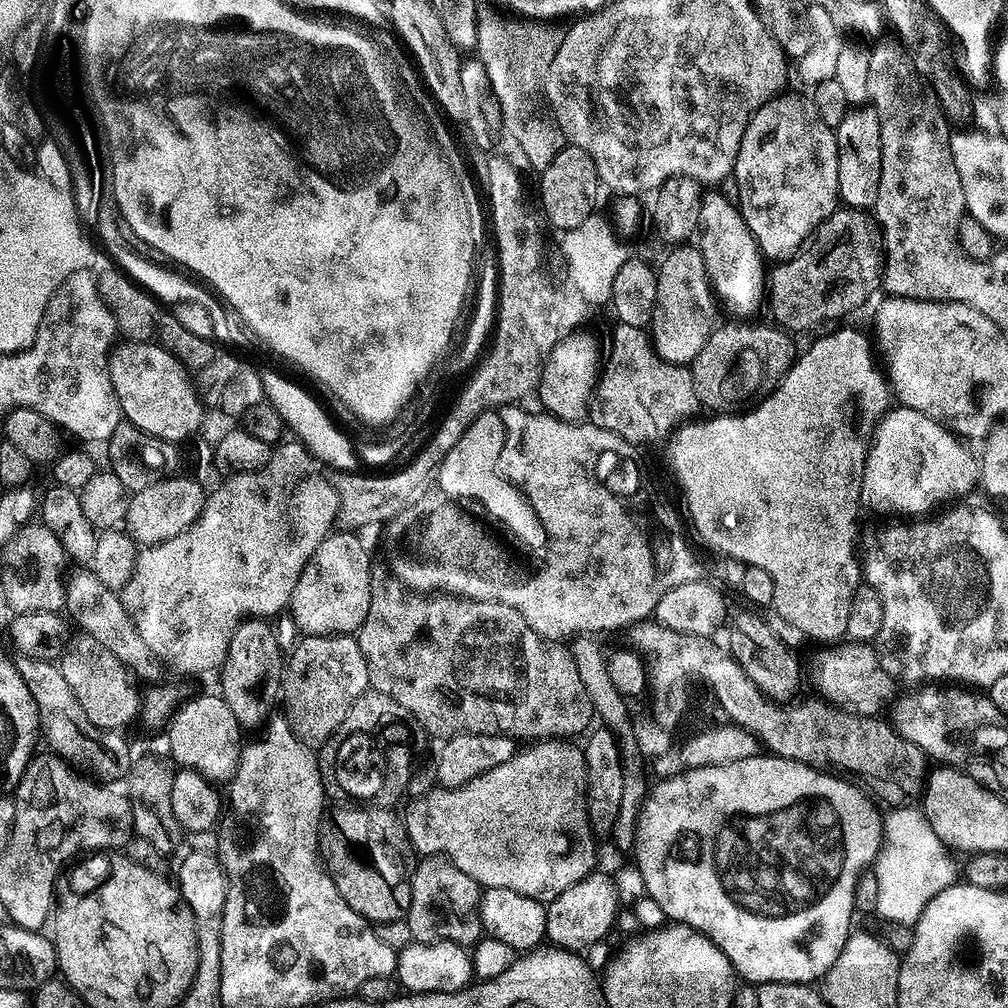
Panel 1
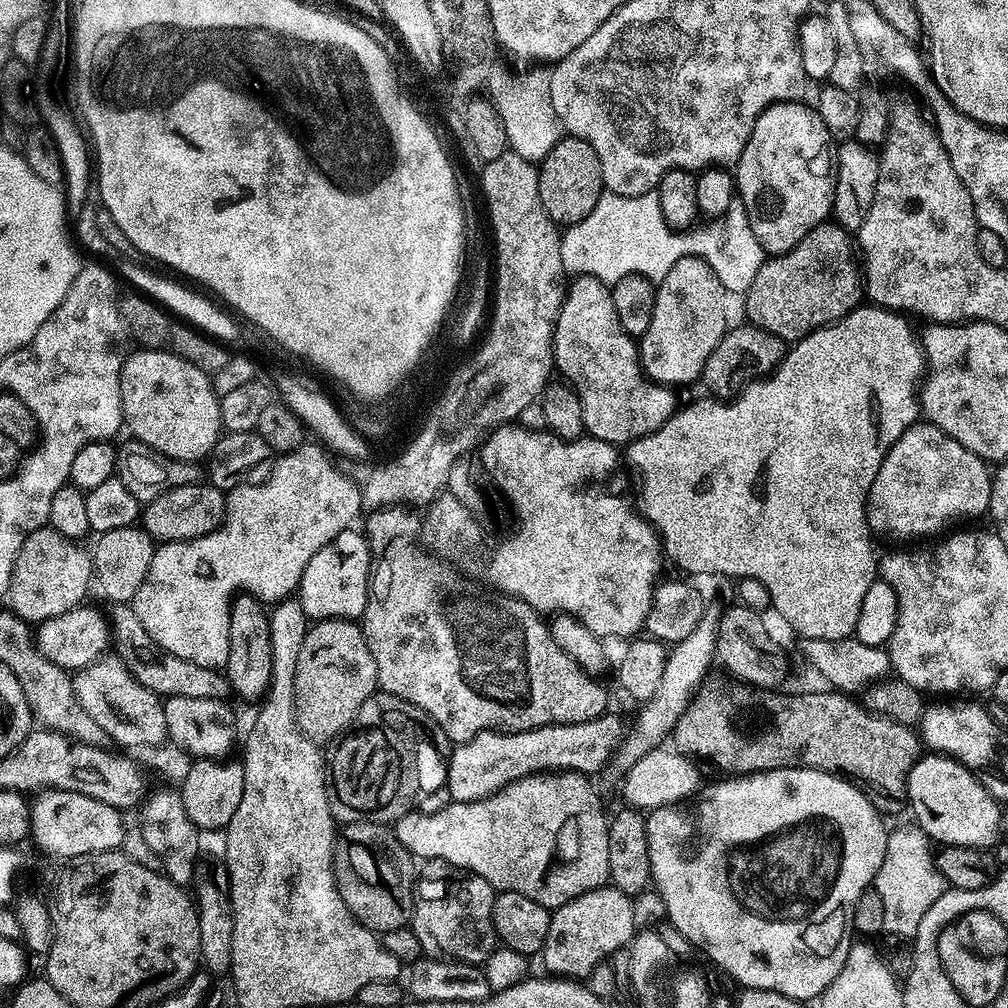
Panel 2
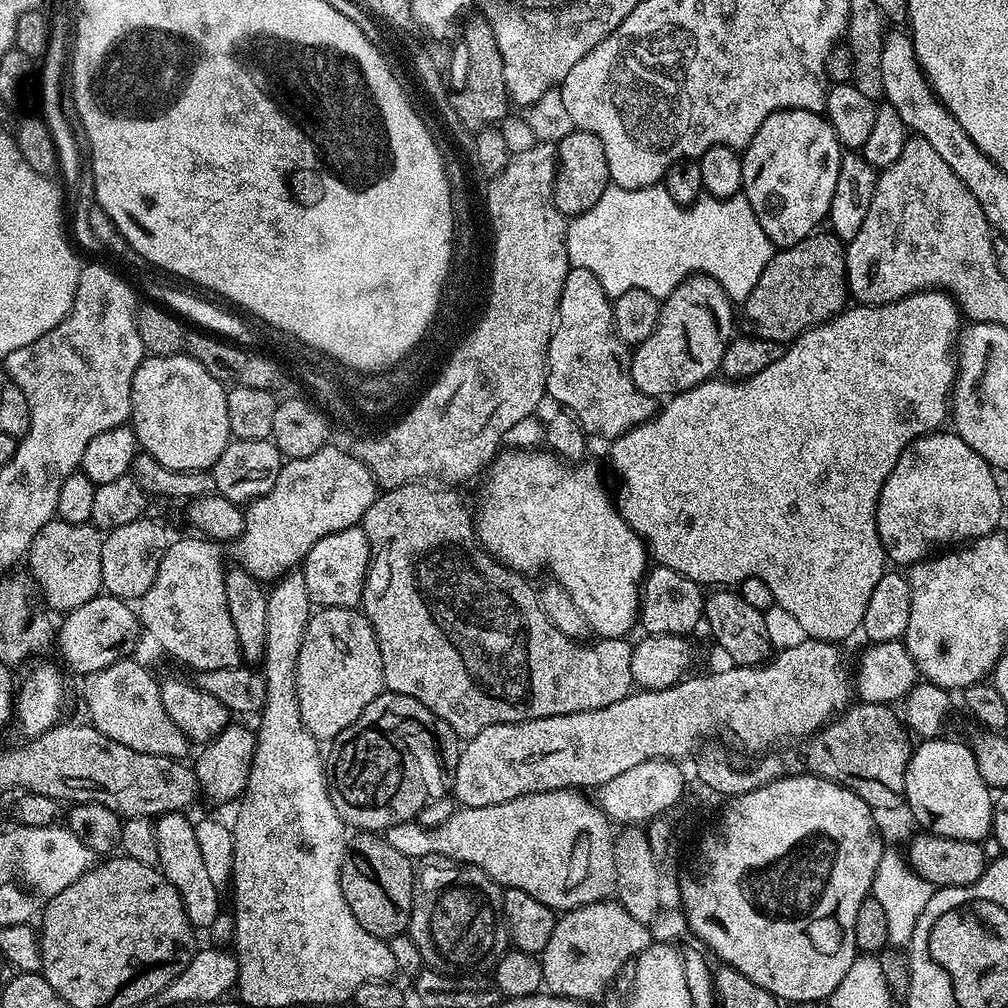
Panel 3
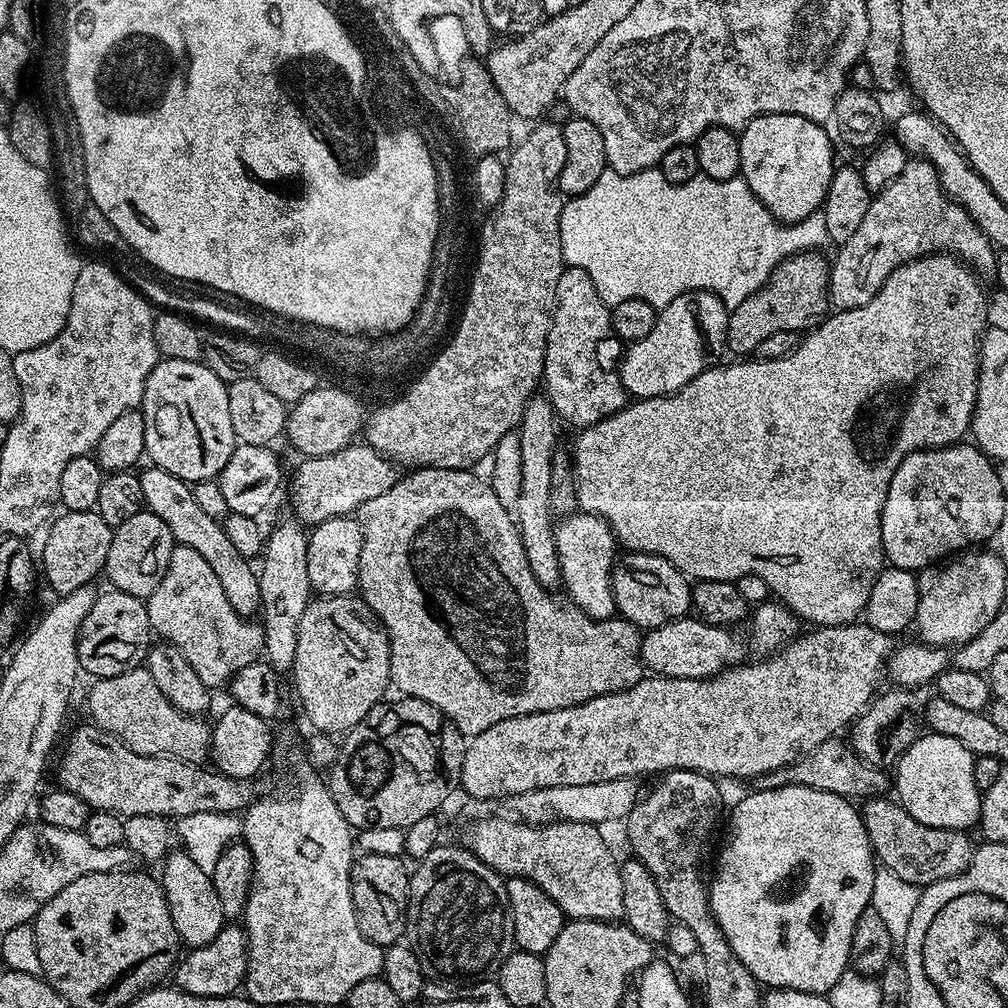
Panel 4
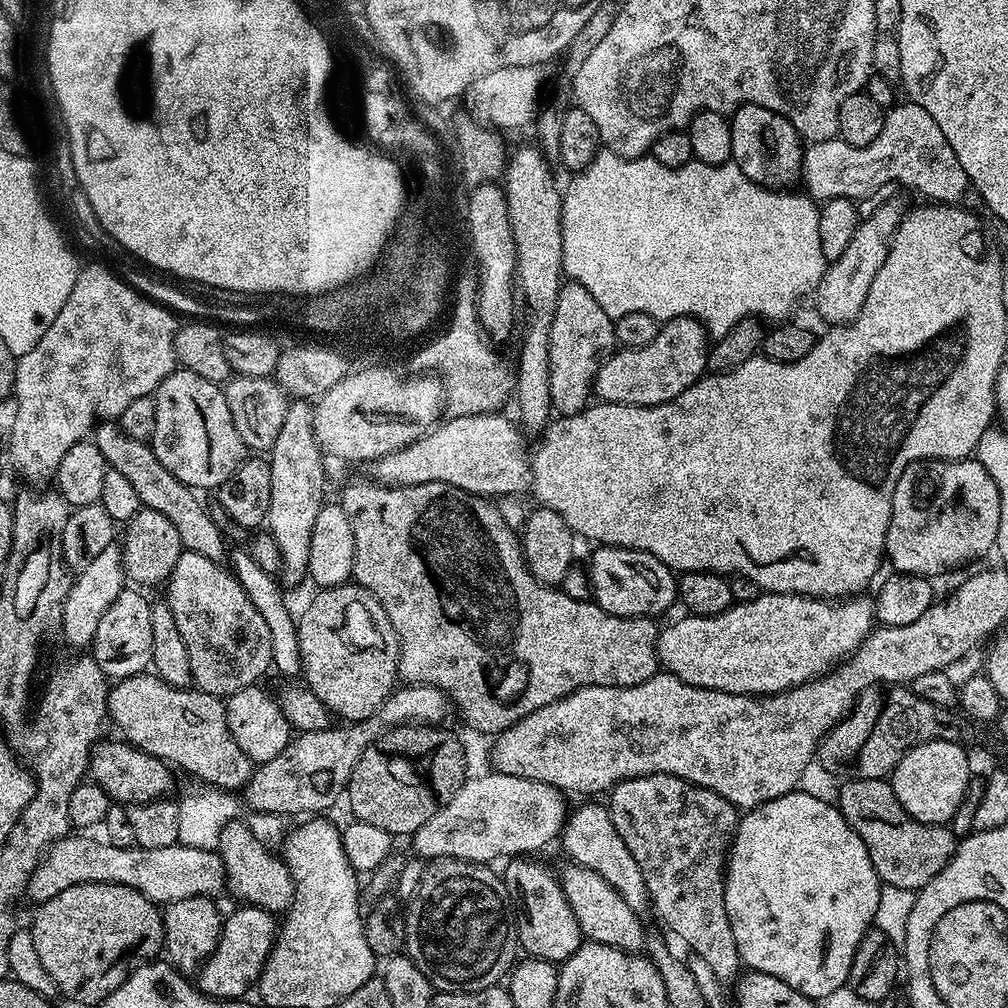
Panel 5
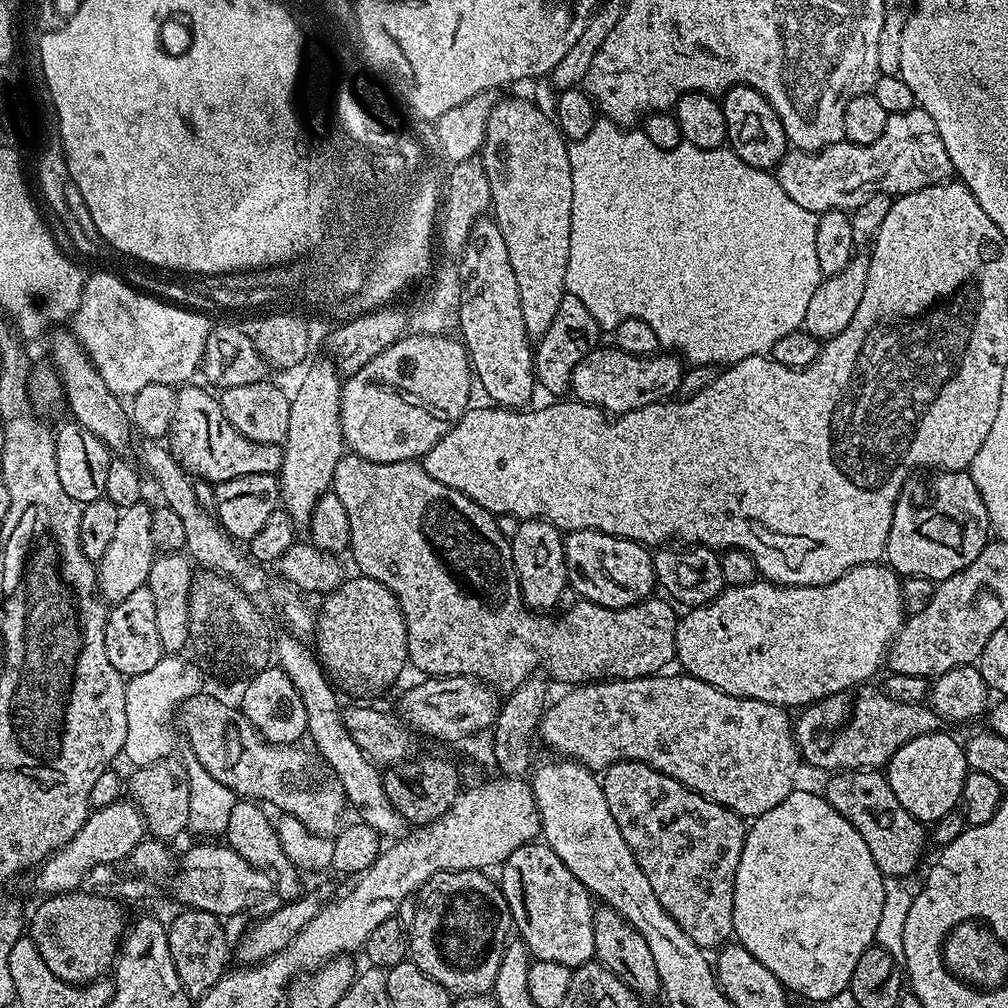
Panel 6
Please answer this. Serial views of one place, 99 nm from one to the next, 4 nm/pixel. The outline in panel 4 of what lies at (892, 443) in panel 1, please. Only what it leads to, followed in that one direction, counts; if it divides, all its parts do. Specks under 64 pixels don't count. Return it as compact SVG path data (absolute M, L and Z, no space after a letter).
M957 442L947 444L944 448L923 448L911 452L906 458L902 458L898 470L894 470L894 478L890 478L888 483L880 523L885 561L893 568L931 568L953 554L971 549L971 544L980 546L983 545L980 544L983 540L991 541L1000 528L1005 510L1006 498L1002 494L1002 482L997 465L985 456L975 443Z

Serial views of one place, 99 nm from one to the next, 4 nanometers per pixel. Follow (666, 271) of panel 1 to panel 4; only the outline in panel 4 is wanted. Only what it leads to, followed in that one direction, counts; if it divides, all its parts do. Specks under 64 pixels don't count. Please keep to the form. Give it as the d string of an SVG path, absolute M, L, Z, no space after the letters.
M687 292L674 302L670 302L665 308L659 309L654 322L654 330L646 334L637 344L627 345L628 353L624 356L624 361L618 367L618 375L624 391L629 397L636 400L649 400L655 396L669 396L686 382L698 378L698 374L705 372L707 368L713 367L716 355L725 351L728 342L728 314L730 309L718 299L712 292Z

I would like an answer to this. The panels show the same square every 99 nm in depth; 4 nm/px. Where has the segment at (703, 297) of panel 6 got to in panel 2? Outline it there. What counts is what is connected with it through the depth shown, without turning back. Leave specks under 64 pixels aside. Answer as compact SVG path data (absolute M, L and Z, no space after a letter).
M605 191L604 195L598 198L598 206L594 206L594 210L590 210L590 214L586 214L586 218L582 218L582 222L571 225L561 235L562 266L565 273L571 274L573 277L593 276L603 284L611 286L629 274L638 274L650 281L658 282L662 278L666 278L670 266L674 266L674 262L678 262L678 258L701 256L714 270L714 274L718 274L718 278L724 284L725 293L743 294L747 292L750 282L754 282L754 274L758 274L758 270L765 262L764 247L760 245L758 238L754 238L754 230L750 230L746 210L739 202L733 203L722 222L713 224L716 224L713 228L697 227L695 230L673 230L662 218L662 206L658 206L655 191L641 196L619 196Z

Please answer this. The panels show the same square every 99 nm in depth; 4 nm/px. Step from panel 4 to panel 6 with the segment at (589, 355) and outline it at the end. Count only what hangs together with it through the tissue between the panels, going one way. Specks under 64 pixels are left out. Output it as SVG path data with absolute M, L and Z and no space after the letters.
M565 294L553 322L550 323L550 328L539 338L534 348L537 385L552 395L549 397L563 397L569 391L574 366L578 366L578 362L582 362L582 358L586 358L586 354L590 354L593 348L601 343L600 336L602 330L598 322L594 322L590 310L586 310L586 306L578 302L578 298Z

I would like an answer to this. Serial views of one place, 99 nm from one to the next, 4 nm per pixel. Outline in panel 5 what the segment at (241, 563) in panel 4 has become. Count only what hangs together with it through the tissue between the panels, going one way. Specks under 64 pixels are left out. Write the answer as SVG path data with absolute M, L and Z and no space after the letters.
M116 422L97 423L94 429L94 442L98 450L102 450L102 458L109 468L118 470L118 474L124 475L134 486L141 505L166 514L166 518L174 522L178 538L184 543L187 551L202 554L202 558L210 558L217 562L223 561L229 555L230 548L226 543L226 537L221 525L214 522L209 505L204 505L196 497L199 495L193 489L178 482L178 478L174 478L174 474L170 474L170 470L166 470L166 466L158 462L151 443L130 438L130 434L123 432Z

